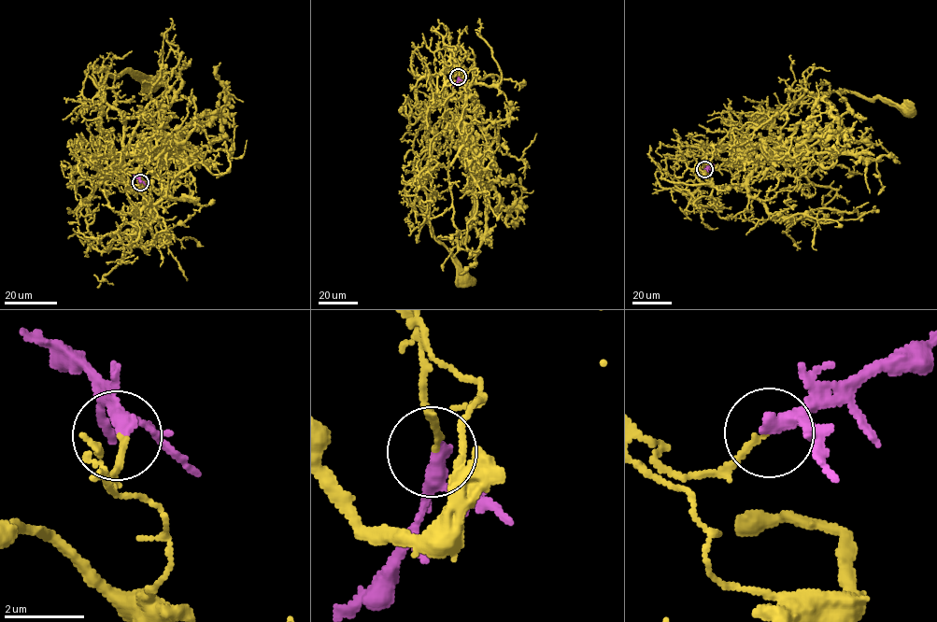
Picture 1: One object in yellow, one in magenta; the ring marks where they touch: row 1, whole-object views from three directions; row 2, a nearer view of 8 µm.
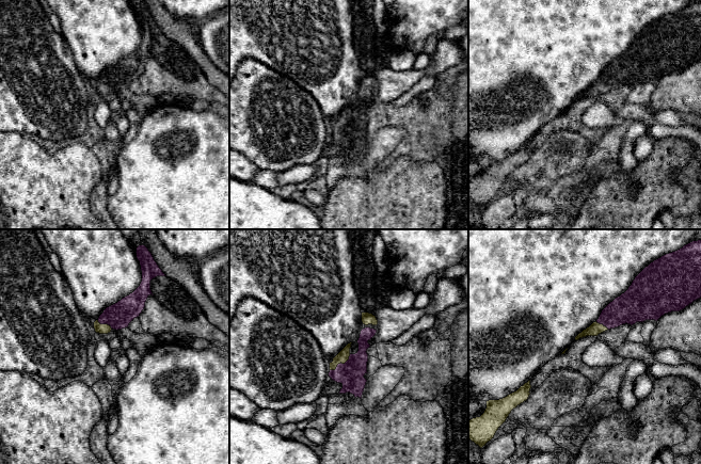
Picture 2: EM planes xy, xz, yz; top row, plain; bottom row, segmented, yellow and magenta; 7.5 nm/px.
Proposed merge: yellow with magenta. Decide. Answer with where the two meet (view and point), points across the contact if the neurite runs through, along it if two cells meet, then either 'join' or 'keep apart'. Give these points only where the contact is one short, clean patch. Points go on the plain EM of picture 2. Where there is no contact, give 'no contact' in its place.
meets yellow in xz at (340, 123); runs through xz (343, 117), (340, 123), (351, 134); join

